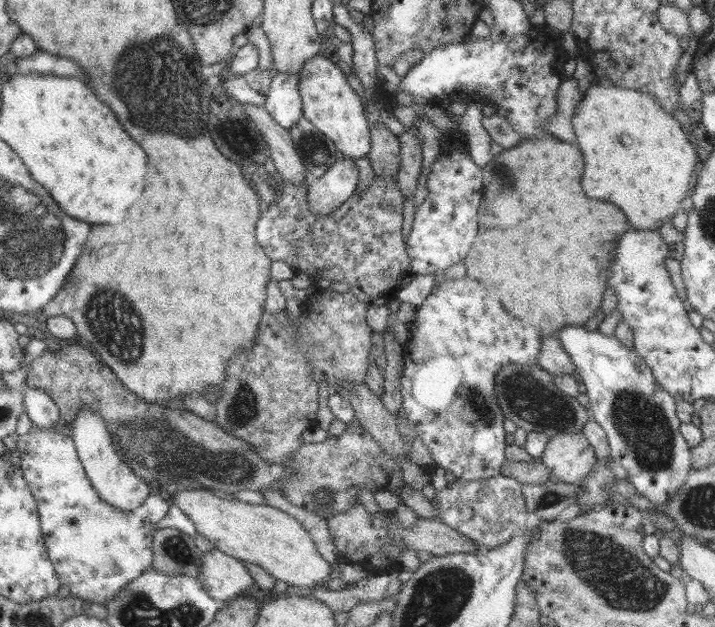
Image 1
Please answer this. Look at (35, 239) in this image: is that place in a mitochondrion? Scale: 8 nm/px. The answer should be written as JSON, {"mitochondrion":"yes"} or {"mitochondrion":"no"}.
{"mitochondrion":"yes"}

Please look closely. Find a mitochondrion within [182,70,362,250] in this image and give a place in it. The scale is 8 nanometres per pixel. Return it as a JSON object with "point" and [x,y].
{"point":[316,150]}

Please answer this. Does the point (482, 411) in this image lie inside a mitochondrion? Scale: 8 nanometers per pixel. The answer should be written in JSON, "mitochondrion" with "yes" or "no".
{"mitochondrion":"yes"}

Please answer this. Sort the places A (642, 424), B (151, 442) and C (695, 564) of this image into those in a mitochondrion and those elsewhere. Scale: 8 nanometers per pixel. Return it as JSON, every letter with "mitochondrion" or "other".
{"A":"mitochondrion","B":"mitochondrion","C":"other"}

